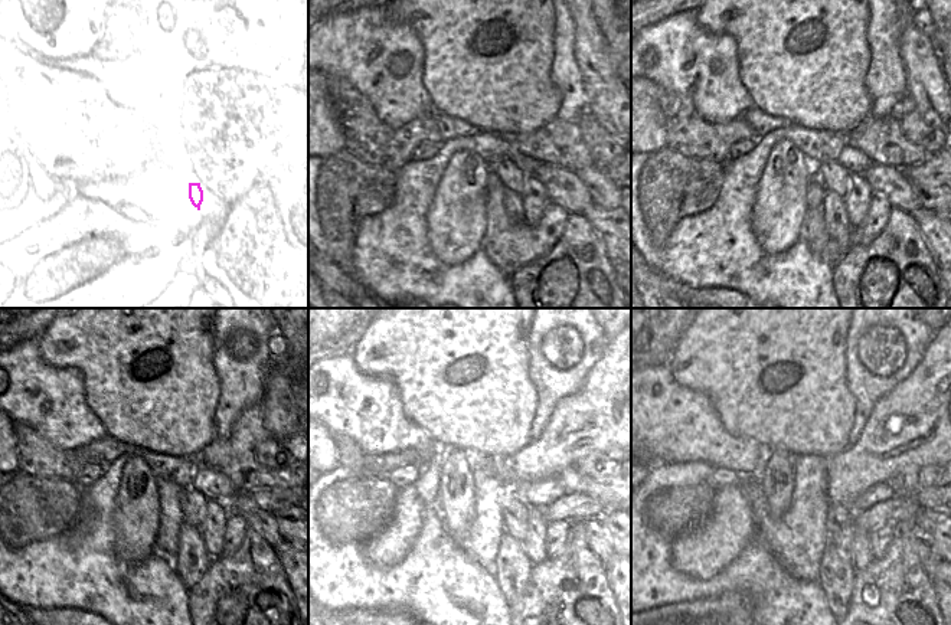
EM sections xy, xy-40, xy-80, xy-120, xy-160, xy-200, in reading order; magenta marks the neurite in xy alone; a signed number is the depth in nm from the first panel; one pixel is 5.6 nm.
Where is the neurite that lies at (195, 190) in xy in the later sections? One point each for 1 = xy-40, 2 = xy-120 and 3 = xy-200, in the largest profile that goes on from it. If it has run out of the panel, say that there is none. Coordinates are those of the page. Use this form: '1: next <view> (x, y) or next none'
1: next xy-40 (512, 200)
2: next xy-120 (190, 562)
3: next xy-200 (836, 581)

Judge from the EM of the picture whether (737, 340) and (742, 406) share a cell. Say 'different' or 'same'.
same

